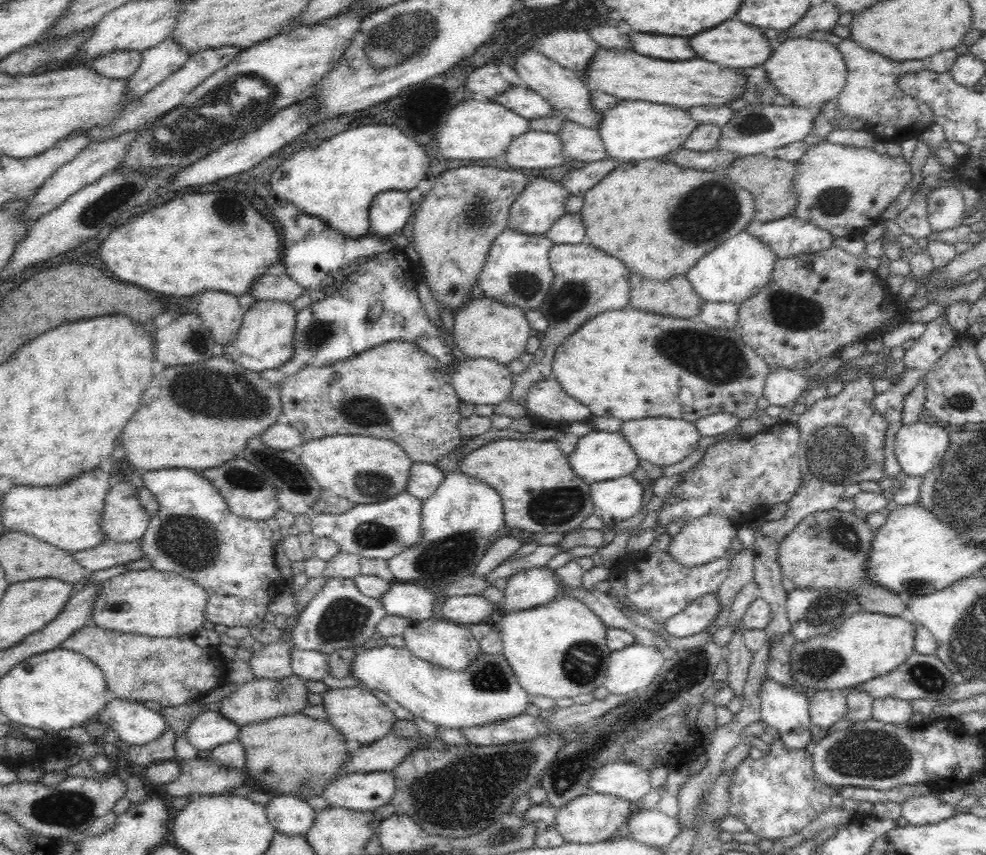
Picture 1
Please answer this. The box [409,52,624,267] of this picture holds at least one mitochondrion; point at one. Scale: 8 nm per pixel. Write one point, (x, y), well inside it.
(478, 208)

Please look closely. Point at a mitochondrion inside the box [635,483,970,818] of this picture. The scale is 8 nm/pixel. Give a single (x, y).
(861, 754)

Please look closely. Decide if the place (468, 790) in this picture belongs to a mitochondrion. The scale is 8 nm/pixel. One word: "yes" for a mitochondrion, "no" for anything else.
yes

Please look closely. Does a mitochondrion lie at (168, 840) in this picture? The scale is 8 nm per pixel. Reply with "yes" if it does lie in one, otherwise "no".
no

